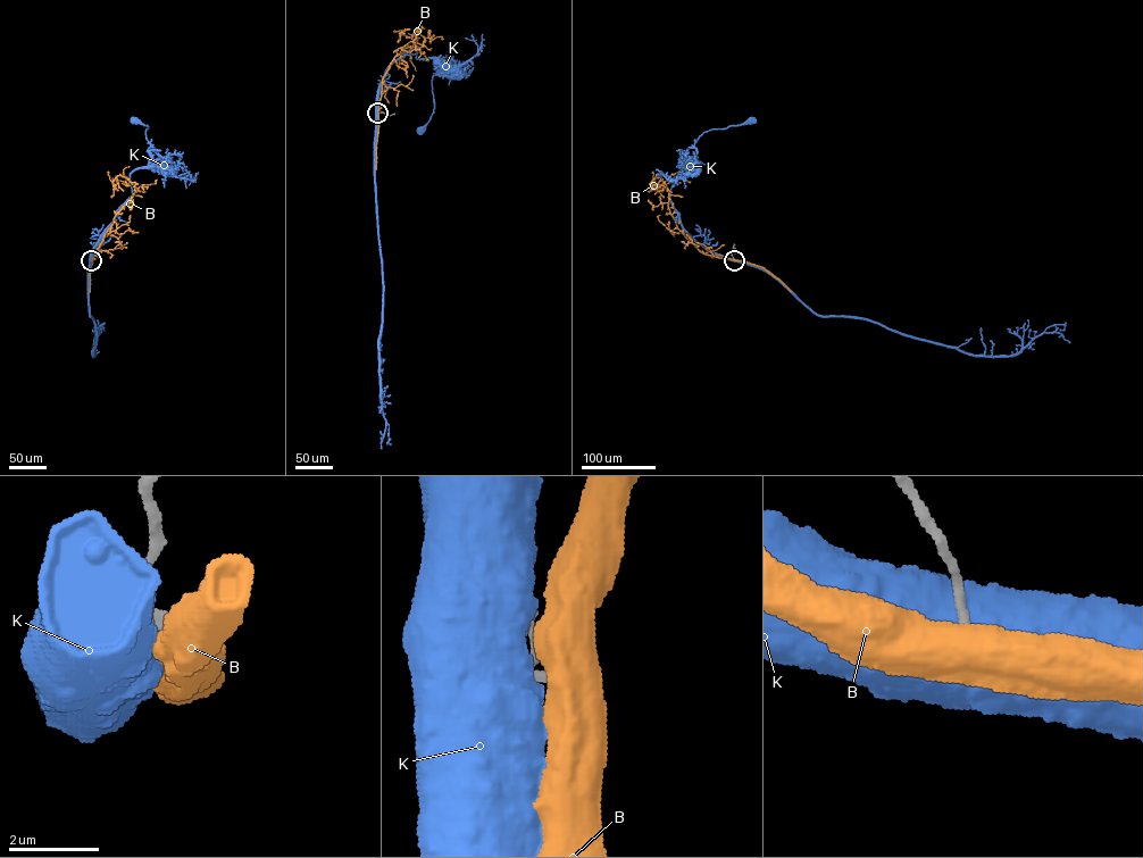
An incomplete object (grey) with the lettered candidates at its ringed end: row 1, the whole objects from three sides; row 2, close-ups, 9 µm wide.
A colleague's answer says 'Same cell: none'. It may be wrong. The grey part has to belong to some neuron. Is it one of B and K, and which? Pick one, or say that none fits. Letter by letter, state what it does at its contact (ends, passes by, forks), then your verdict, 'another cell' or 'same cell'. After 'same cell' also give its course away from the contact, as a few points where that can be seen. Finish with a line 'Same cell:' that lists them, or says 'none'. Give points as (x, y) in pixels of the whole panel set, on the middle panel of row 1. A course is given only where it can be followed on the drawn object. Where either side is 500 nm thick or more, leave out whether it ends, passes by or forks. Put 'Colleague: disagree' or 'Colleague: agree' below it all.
B: another cell
K: another cell
Same cell: none
Colleague: agree

